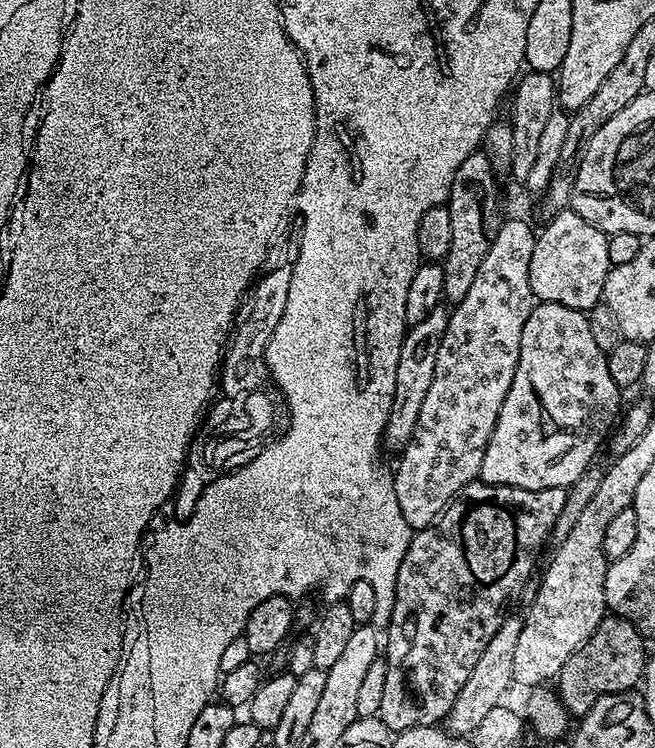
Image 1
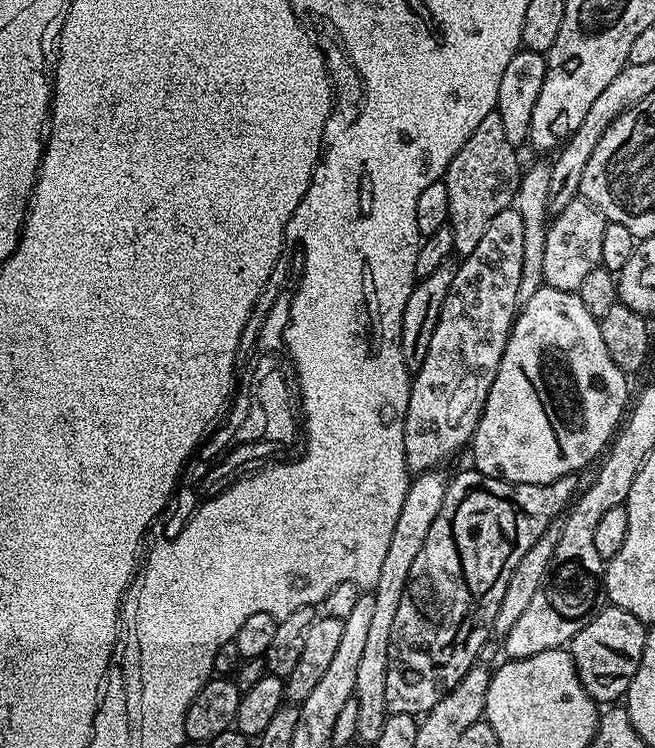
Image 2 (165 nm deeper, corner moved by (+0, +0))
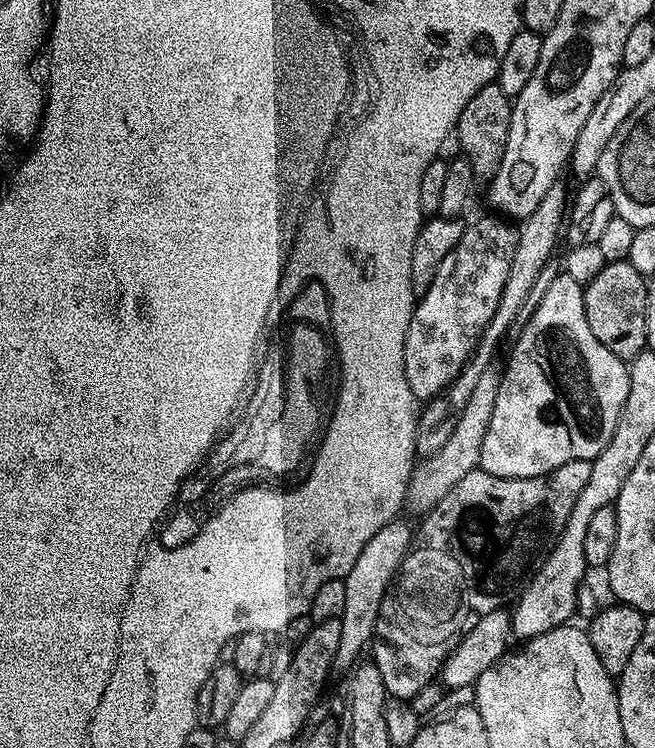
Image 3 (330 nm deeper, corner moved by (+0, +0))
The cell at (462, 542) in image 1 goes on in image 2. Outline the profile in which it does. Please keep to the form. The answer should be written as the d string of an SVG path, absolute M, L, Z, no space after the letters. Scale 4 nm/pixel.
M475 470L460 472L447 485L444 493L444 505L434 518L430 526L430 534L426 534L426 542L422 542L422 550L418 553L418 558L414 558L414 566L410 566L410 578L406 590L402 594L402 602L398 606L398 615L394 618L394 630L390 630L390 650L388 651L388 669L386 670L386 706L389 713L410 715L419 717L431 710L436 703L443 699L452 688L459 685L463 676L470 671L477 663L480 651L484 648L484 643L488 640L488 635L493 635L492 623L498 614L498 606L502 606L502 594L506 594L506 585L510 583L510 574L514 574L514 566L522 562L526 555L526 550L542 538L542 534L551 524L557 523L556 515L563 513L572 504L577 495L575 475L563 476L549 484L511 484L509 480L499 480L490 478L486 474Z

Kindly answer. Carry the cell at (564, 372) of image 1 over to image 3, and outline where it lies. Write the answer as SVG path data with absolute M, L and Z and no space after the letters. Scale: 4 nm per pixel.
M557 274L528 317L528 325L521 330L508 356L508 368L503 369L494 414L482 443L479 467L502 478L547 476L566 462L592 461L602 446L610 442L630 390L628 364L602 346L594 336L586 316L584 288L577 280Z

